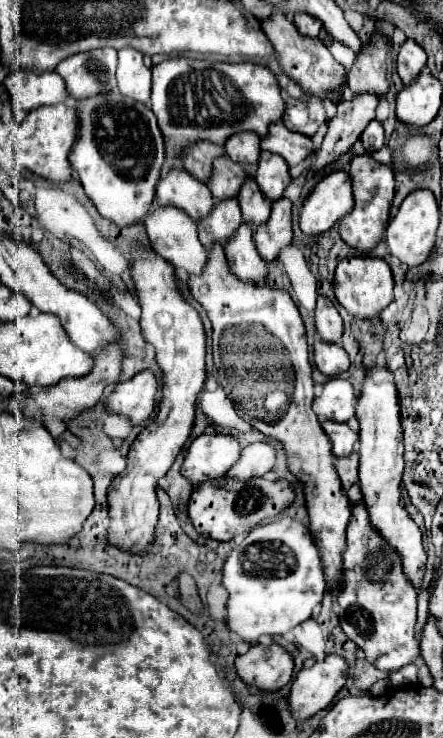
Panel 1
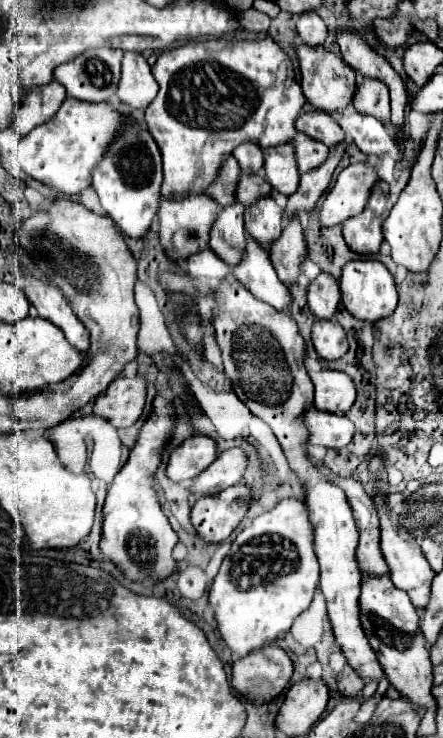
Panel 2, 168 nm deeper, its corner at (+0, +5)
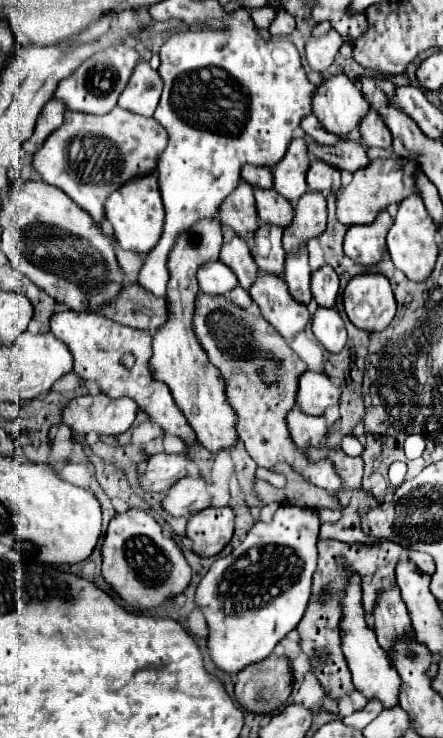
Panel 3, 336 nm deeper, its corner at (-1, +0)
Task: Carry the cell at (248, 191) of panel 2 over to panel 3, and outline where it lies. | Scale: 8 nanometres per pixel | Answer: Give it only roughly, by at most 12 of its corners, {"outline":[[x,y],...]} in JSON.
{"outline":[[255,190],[261,222],[293,222],[293,206],[279,192]]}

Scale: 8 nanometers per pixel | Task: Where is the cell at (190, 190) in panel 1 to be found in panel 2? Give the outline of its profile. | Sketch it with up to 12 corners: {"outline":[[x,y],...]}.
{"outline":[[162,197],[160,241],[172,259],[208,247],[218,203]]}

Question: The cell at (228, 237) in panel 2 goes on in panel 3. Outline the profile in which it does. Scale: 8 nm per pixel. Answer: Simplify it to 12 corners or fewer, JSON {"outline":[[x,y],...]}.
{"outline":[[233,236],[219,260],[249,290],[259,270],[245,240]]}

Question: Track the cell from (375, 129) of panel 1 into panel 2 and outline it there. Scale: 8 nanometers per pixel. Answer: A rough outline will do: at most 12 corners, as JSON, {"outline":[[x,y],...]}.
{"outline":[[352,111],[340,119],[348,139],[366,155],[400,157],[378,119]]}

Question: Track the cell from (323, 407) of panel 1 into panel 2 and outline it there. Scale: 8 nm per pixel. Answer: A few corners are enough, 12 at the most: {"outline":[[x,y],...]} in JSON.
{"outline":[[342,371],[312,373],[314,407],[344,415],[356,387]]}

